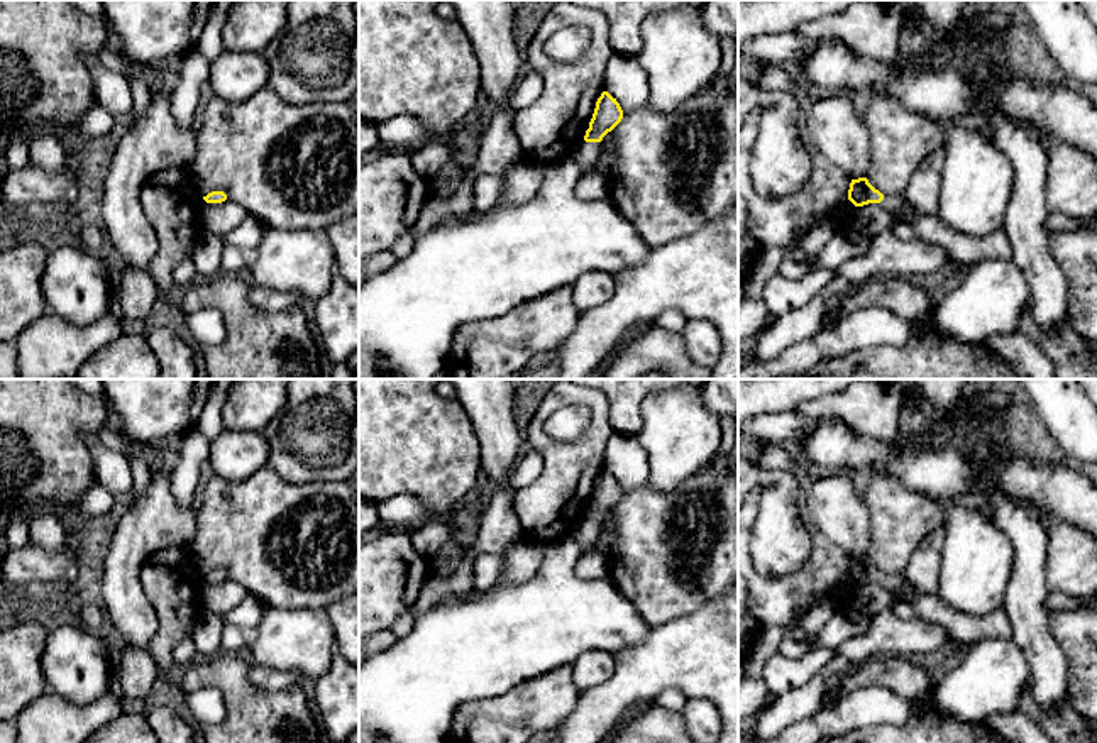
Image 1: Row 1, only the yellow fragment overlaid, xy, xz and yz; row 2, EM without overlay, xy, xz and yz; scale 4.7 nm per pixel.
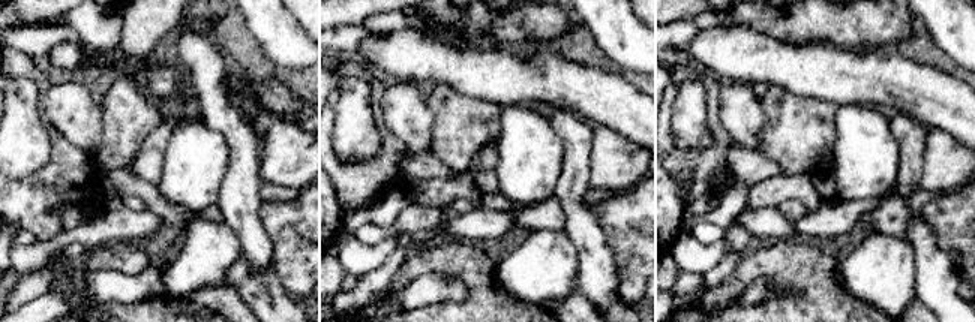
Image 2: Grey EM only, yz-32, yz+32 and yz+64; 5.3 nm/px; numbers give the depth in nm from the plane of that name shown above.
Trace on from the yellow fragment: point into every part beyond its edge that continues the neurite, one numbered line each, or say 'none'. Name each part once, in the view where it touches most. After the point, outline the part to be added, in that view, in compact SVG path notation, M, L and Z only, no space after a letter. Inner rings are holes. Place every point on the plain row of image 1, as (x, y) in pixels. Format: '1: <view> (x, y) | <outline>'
1: xz (586, 533) | M582 520L574 530L572 537L576 538L581 552L586 553L596 547L599 538L601 525L594 521Z

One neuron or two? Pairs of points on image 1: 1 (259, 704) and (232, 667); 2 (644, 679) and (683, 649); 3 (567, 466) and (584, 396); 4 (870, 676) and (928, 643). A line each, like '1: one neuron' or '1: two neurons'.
1: one neuron
2: one neuron
3: one neuron
4: two neurons

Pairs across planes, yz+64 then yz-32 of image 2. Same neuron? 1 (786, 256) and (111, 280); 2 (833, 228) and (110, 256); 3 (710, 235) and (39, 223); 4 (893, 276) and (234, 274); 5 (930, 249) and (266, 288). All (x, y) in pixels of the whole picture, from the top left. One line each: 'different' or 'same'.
1: different
2: different
3: different
4: different
5: different

